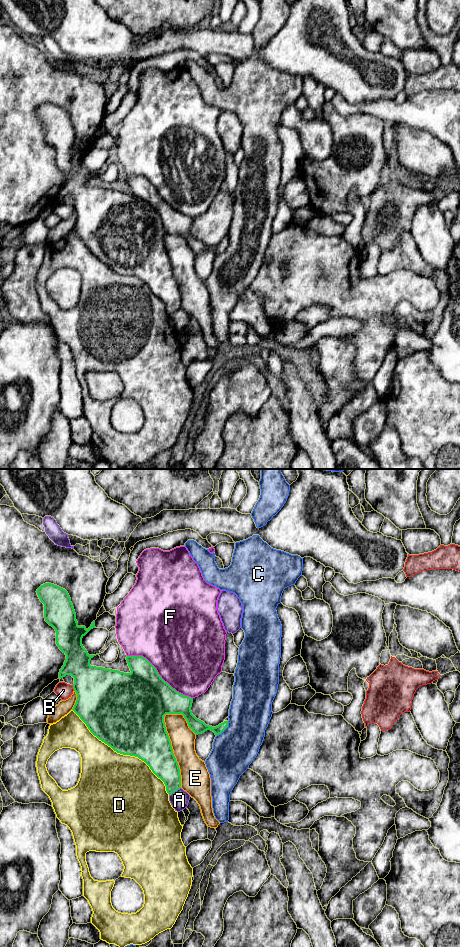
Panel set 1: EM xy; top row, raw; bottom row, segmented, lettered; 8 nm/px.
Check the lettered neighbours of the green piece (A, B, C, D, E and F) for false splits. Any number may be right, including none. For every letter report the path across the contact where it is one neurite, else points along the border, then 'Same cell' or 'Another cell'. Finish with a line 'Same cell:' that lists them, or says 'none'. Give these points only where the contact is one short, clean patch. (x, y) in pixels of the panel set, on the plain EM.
A: Another cell
B: Another cell
C: Another cell
D: Another cell
E: Another cell
F: Another cell
Same cell: none

